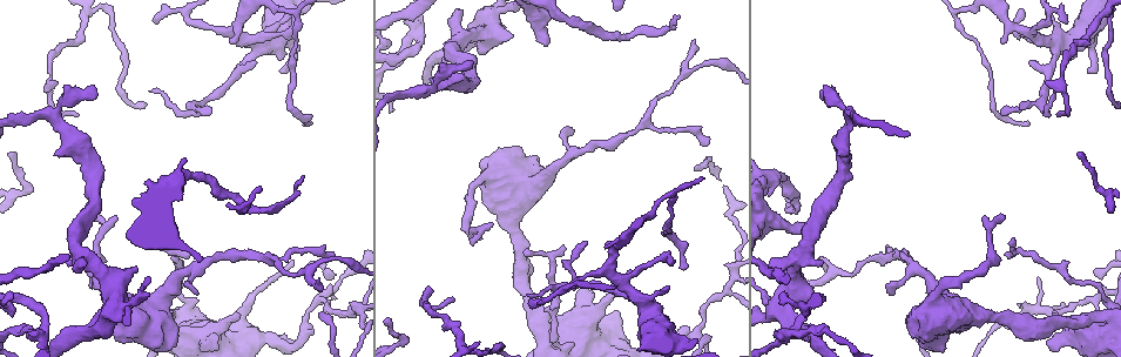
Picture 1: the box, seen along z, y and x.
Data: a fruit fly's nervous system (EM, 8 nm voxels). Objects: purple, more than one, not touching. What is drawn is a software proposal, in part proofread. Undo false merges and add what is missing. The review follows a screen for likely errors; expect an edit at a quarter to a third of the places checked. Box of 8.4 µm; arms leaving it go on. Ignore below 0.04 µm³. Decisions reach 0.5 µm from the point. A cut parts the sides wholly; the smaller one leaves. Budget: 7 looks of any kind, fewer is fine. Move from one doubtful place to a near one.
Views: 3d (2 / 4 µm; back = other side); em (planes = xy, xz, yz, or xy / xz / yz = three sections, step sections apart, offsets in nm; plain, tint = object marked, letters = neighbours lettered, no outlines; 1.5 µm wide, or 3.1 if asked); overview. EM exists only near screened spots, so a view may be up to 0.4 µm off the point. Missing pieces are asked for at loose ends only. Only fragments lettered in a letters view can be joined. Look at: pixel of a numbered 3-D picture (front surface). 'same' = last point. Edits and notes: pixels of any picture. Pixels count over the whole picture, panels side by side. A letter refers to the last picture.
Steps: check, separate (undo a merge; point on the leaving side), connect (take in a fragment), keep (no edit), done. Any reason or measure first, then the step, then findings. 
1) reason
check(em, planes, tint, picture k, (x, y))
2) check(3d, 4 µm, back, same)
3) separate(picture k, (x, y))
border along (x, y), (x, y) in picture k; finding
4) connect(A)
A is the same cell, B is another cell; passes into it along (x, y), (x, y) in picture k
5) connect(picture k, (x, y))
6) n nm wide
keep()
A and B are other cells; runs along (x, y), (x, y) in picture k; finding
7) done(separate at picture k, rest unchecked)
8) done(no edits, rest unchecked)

an open end
check(3d, 2 µm, picture 1, (461, 11))

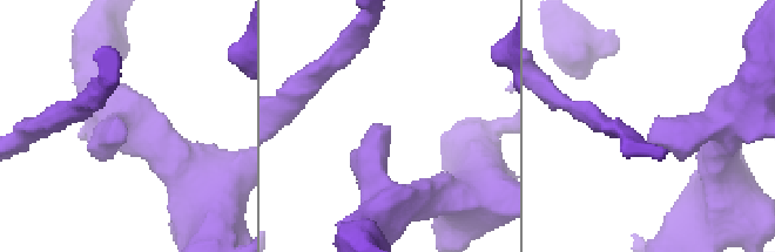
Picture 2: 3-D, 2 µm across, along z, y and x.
now the EM
check(em, planes, letters, picture 2, (125, 139))

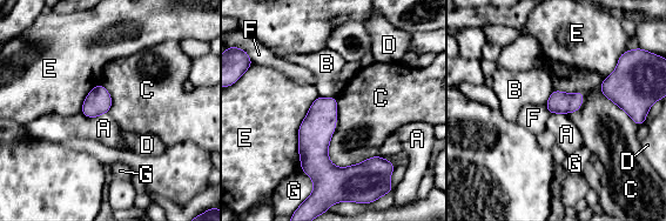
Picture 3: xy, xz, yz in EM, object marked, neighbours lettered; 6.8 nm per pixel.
keep()
A, B, C, D, E, F and G are other cells; border along (336, 98), (328, 159), (377, 156) in picture 3; none of them fits

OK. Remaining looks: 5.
arms part here
check(em, xz, step 8, tint, picture 1, (418, 30))

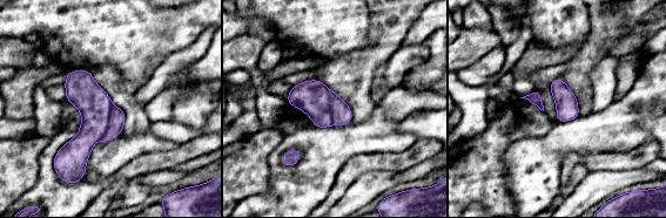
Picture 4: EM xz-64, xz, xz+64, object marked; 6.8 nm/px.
another direction
check(em, planes, tint, same)

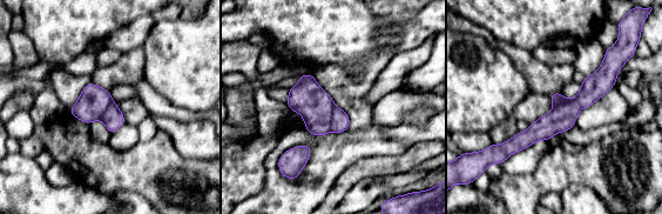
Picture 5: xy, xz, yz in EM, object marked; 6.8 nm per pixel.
check(em, planes, letters, same)

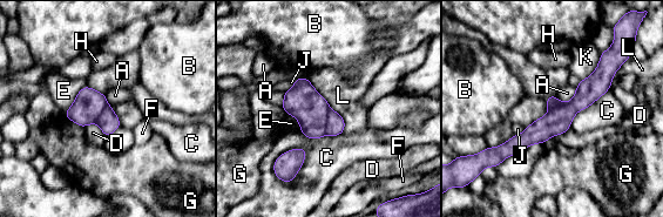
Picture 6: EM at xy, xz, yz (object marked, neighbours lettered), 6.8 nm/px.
separate(picture 6, (302, 101))
A, B, C, D, E, F, G, H, J, K and L are other cells; border along (330, 109), (325, 133) in picture 6; a second neuron is stuck on

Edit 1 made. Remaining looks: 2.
branch stops here
check(em, planes, letters, picture 1, (94, 90))

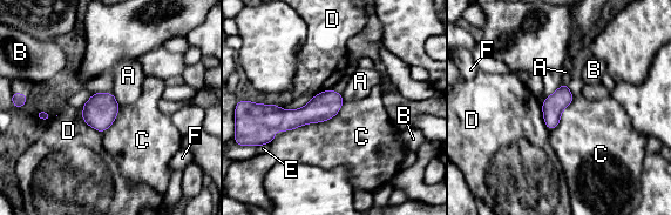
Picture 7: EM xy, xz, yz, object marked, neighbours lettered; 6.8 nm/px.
keep()
A, B, C, D, E and F are other cells; border along (344, 103), (326, 120), (285, 132) in picture 7; no lettered fragment goes on from it

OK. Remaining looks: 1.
done(separate at picture 6, rest unchecked)

